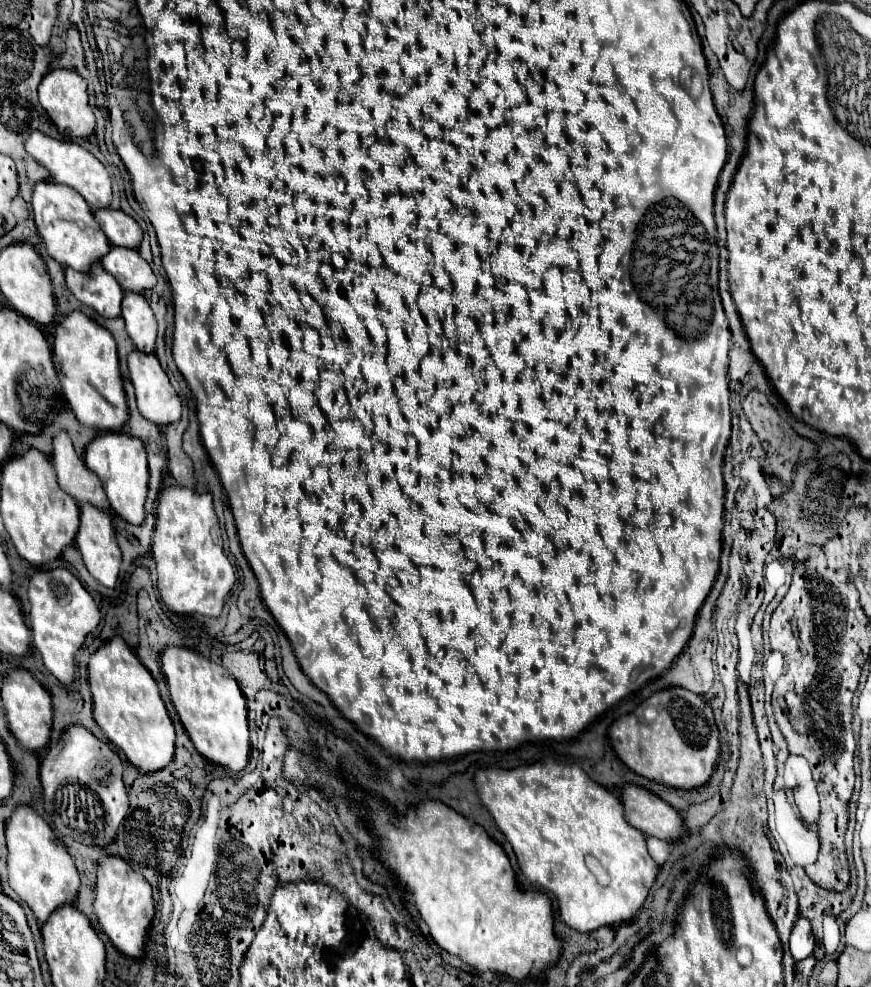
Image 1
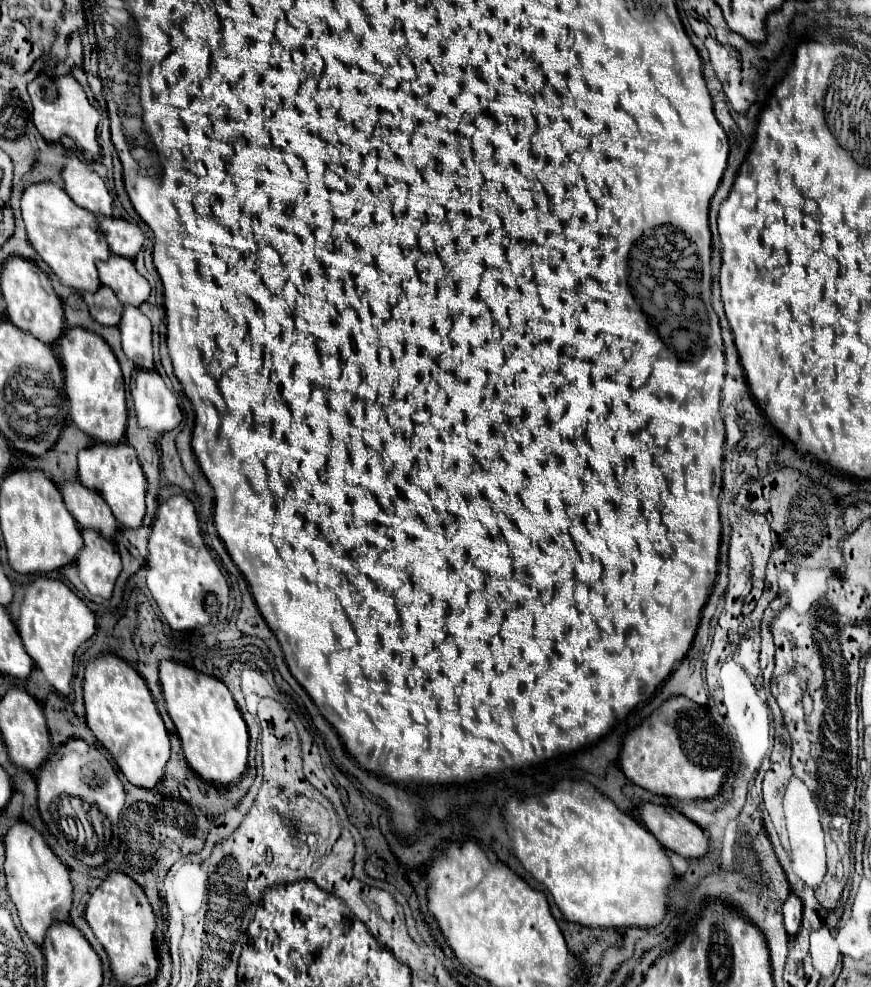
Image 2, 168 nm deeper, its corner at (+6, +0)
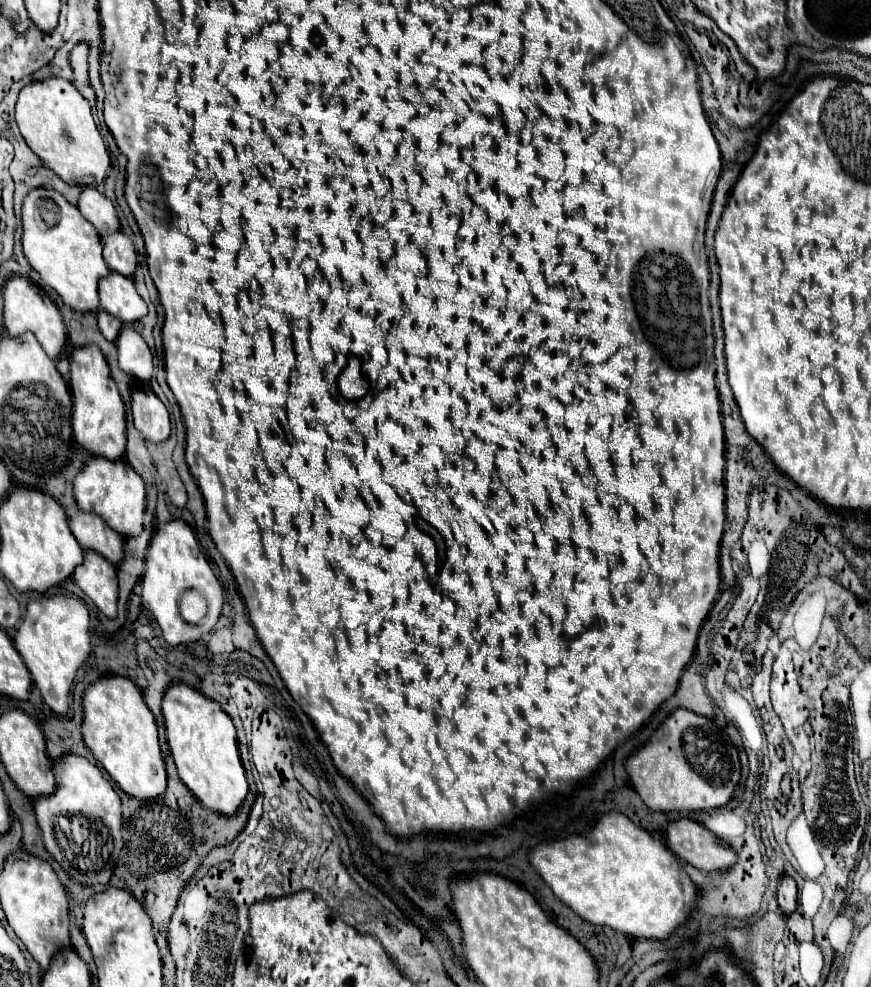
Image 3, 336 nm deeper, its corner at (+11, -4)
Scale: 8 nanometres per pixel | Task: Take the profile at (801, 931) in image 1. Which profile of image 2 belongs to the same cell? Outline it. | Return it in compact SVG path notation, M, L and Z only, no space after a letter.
M789 893L787 901L783 903L783 919L787 933L795 935L801 925L801 899L795 893Z

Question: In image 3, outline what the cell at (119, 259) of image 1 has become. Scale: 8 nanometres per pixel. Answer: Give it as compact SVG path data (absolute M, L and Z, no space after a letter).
M112 271L108 277L100 279L98 285L100 293L100 307L122 323L134 323L146 315L146 303L138 295L134 281L130 277L122 277L120 273Z

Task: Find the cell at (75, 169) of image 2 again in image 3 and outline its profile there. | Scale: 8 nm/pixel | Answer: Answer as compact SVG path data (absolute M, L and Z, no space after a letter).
M84 187L78 197L80 213L96 227L100 235L118 231L120 223L116 217L116 209L110 199L106 199L96 187Z

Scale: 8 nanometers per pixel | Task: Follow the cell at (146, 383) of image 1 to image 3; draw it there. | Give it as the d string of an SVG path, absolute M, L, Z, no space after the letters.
M140 385L132 389L132 415L136 429L148 441L162 443L170 437L172 431L170 413L148 385Z

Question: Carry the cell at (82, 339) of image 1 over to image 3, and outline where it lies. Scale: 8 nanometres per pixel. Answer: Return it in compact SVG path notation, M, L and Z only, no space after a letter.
M96 345L74 347L70 353L70 393L72 393L72 435L78 445L106 459L122 459L126 449L124 401L106 365L106 357Z

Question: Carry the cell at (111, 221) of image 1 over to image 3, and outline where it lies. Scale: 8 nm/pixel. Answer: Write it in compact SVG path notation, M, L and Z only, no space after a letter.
M122 231L102 235L102 247L104 247L104 261L112 271L118 271L126 277L134 275L136 269L136 249L128 235Z

